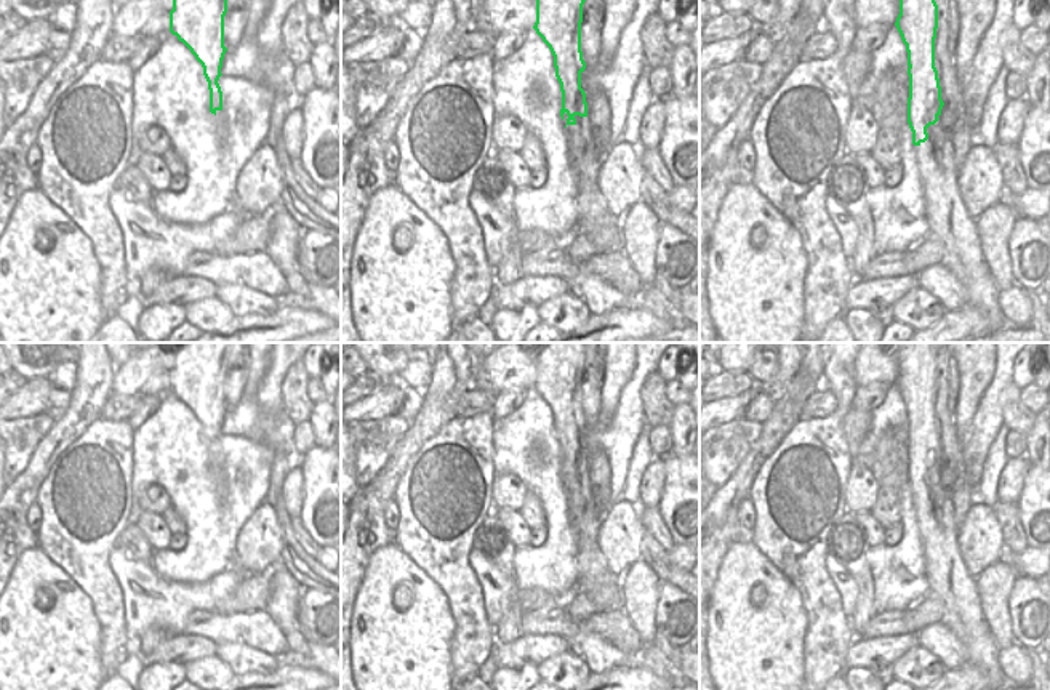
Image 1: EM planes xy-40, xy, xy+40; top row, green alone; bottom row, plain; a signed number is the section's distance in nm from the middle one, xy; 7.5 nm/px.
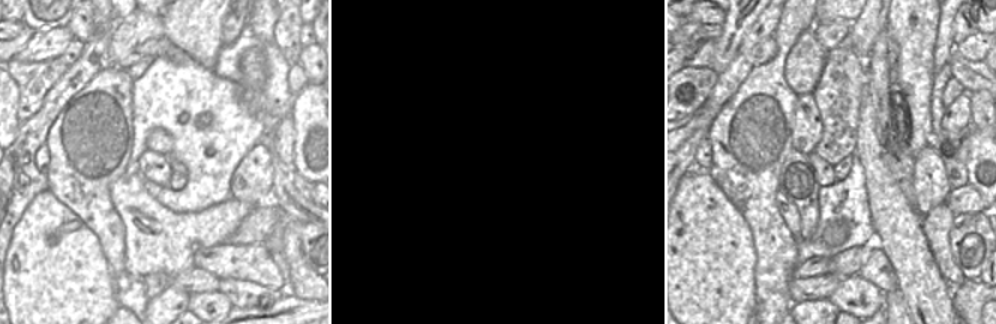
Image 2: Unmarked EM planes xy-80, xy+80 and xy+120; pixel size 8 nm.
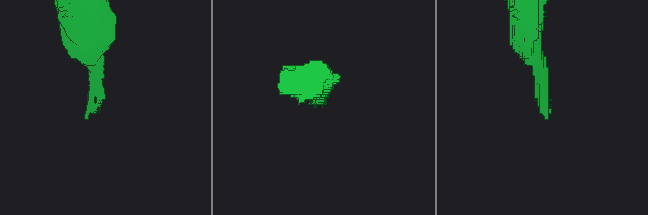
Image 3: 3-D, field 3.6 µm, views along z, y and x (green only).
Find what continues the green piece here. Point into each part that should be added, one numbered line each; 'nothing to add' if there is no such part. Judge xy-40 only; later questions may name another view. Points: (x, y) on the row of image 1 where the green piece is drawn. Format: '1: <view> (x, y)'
nothing to add

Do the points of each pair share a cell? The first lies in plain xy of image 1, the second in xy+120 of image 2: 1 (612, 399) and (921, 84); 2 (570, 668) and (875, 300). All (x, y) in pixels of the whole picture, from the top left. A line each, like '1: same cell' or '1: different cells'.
1: same cell
2: same cell

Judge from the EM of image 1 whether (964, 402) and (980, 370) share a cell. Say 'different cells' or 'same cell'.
same cell

